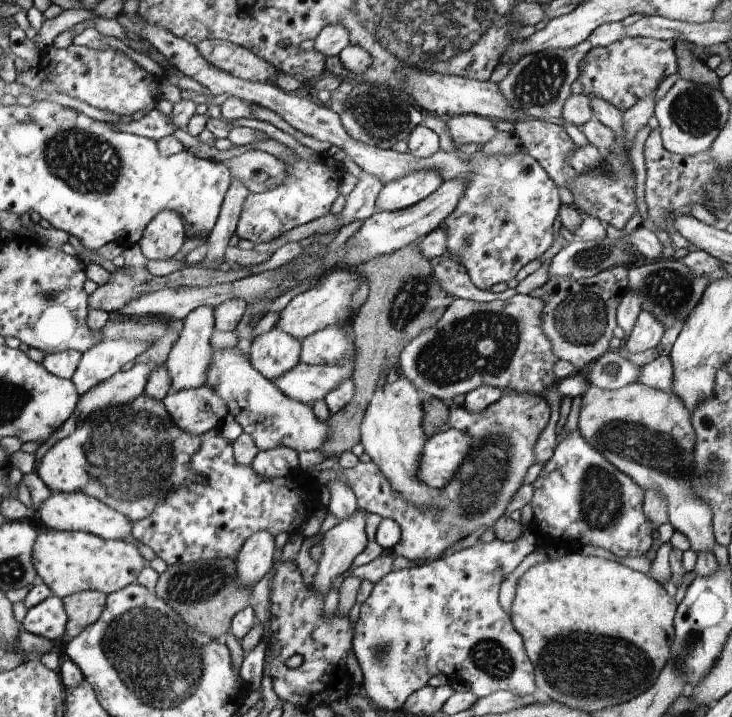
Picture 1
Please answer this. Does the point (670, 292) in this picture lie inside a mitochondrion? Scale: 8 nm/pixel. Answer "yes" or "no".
yes

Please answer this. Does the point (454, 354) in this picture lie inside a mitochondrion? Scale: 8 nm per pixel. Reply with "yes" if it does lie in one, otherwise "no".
yes

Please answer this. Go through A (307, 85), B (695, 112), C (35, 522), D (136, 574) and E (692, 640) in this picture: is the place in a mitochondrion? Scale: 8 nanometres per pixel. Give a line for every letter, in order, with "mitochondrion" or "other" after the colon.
A: other
B: mitochondrion
C: other
D: other
E: mitochondrion

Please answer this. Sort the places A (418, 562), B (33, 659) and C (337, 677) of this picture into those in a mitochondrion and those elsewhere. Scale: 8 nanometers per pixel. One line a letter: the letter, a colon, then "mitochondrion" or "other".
A: other
B: other
C: other

